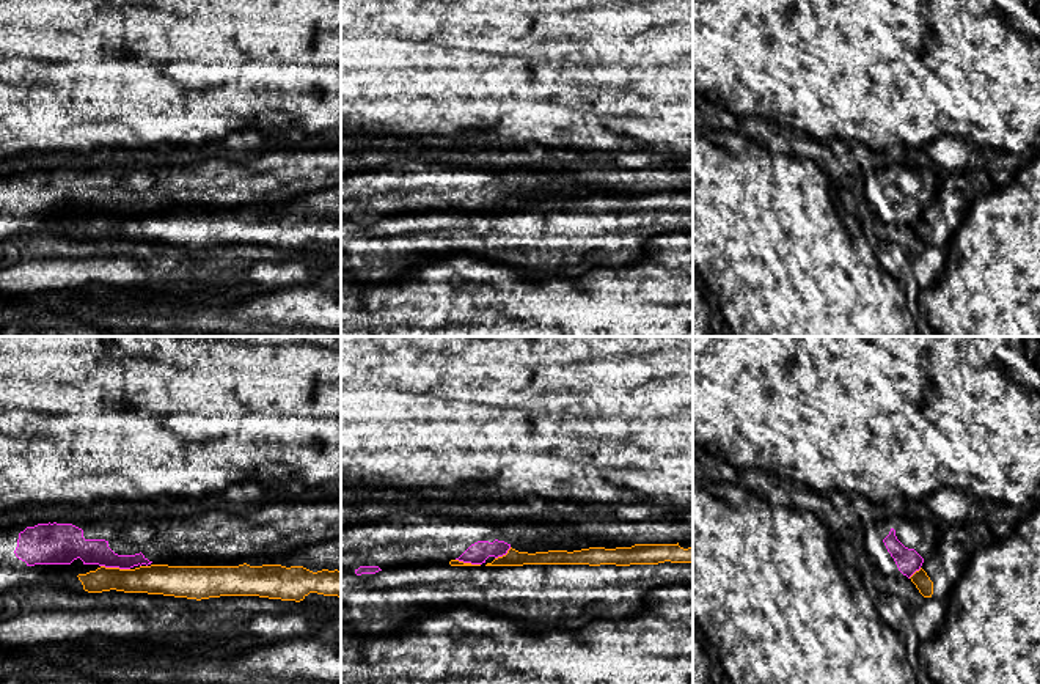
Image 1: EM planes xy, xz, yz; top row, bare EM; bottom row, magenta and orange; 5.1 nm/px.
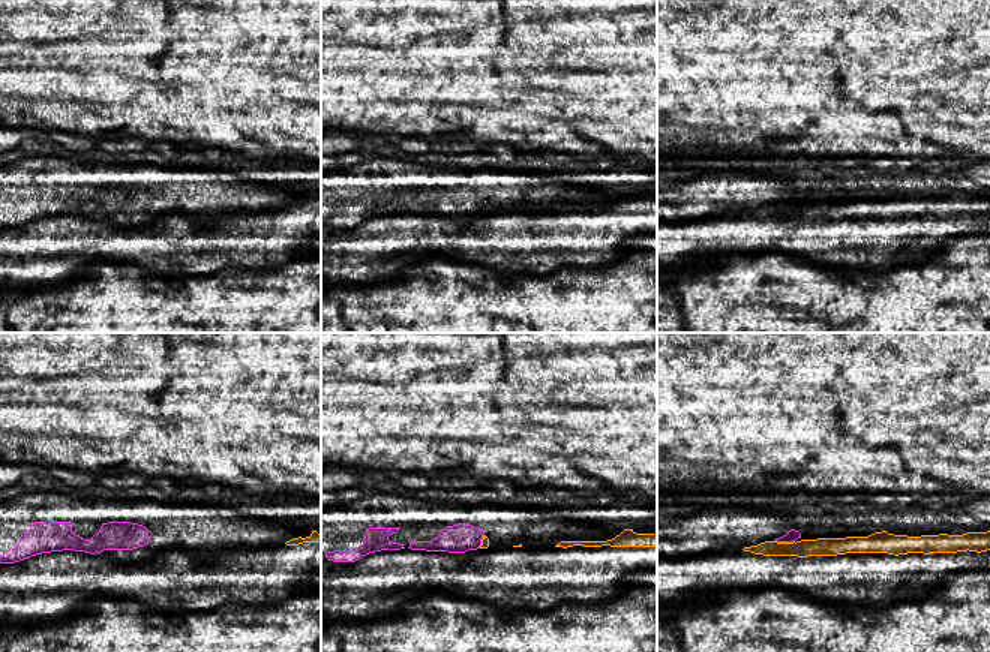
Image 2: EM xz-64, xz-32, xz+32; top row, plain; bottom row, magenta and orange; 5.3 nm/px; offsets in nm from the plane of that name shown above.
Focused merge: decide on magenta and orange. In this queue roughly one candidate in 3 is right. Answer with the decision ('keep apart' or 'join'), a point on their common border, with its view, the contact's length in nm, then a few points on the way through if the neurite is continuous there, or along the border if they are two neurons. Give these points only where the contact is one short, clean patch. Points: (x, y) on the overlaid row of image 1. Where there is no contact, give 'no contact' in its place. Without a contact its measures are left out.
keep apart; contact xy (115, 566); length 150 nm; border xy (101, 565), (129, 570)

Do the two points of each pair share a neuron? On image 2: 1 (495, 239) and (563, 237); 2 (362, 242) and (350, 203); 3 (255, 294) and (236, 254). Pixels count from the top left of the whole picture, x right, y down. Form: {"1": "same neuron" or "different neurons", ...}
{"1": "same neuron", "2": "different neurons", "3": "different neurons"}

